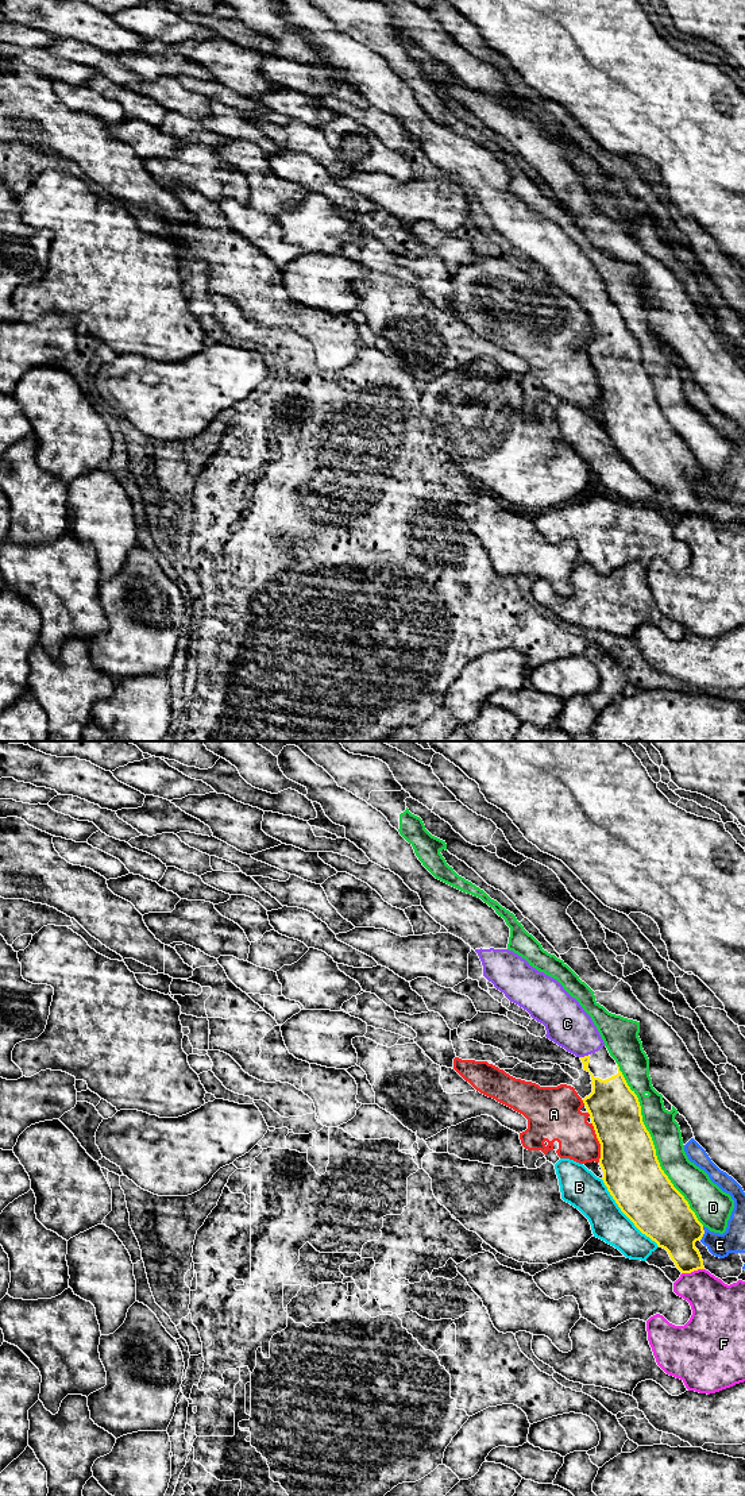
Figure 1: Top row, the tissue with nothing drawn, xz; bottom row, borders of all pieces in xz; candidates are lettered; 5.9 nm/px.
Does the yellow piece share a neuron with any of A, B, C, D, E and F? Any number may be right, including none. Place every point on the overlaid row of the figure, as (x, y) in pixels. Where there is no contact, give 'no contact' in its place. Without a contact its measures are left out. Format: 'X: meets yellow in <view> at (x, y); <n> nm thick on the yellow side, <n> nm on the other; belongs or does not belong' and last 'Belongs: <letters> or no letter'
A: meets yellow in xz at (599, 1142); 340 nm thick on the yellow side, 240 nm on the other; does not belong
B: meets yellow in xz at (624, 1213); 340 nm thick on the yellow side, 220 nm on the other; does not belong
C: meets yellow in xz at (585, 1056); 160 nm thick on the yellow side, 260 nm on the other; belongs
D: meets yellow in xz at (652, 1144); 340 nm thick on the yellow side, 180 nm on the other; does not belong
E: meets yellow in xz at (703, 1233); 300 nm thick on the yellow side, 140 nm on the other; does not belong
F: meets yellow in xz at (693, 1271); 240 nm thick on the yellow side, 300 nm on the other; does not belong
Belongs: C

